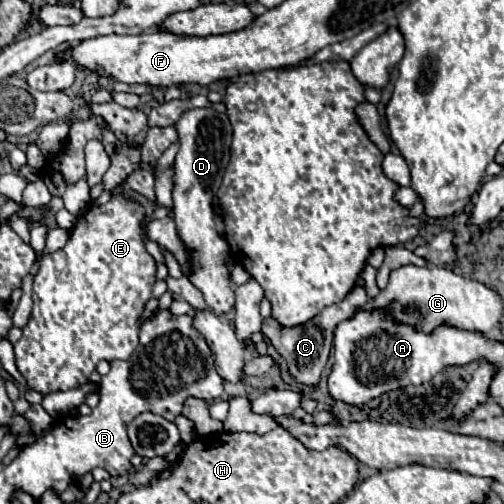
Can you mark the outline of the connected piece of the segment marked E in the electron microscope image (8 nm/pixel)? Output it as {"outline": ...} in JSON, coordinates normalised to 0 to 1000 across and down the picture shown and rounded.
{"outline":[[[234,385],[210,405],[179,409],[179,417],[159,429],[135,460],[131,488],[83,512],[79,536],[67,552],[63,627],[48,647],[44,671],[28,683],[32,730],[52,750],[52,774],[99,782],[111,774],[155,770],[175,758],[175,746],[190,734],[198,714],[222,718],[258,710],[282,643],[278,623],[302,591],[310,560],[310,516],[294,504],[282,476],[278,440],[286,429],[290,417],[278,401]]]}

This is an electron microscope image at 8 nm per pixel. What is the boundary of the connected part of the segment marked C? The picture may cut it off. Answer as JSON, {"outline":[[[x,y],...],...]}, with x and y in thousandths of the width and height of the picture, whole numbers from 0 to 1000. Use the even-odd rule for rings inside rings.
{"outline":[[[702,571],[679,599],[671,603],[659,603],[651,611],[643,611],[631,627],[623,627],[619,635],[611,635],[607,643],[595,643],[595,647],[560,647],[552,643],[540,627],[524,631],[520,639],[520,663],[532,671],[532,679],[567,710],[571,718],[571,734],[575,742],[595,758],[595,762],[631,762],[635,754],[635,738],[639,730],[647,726],[647,714],[651,714],[651,702],[655,702],[655,690],[659,690],[659,663],[663,663],[663,651],[683,639],[687,631],[694,631],[702,623],[702,615],[726,599],[734,599],[738,591],[730,591],[726,575],[722,571]]]}

